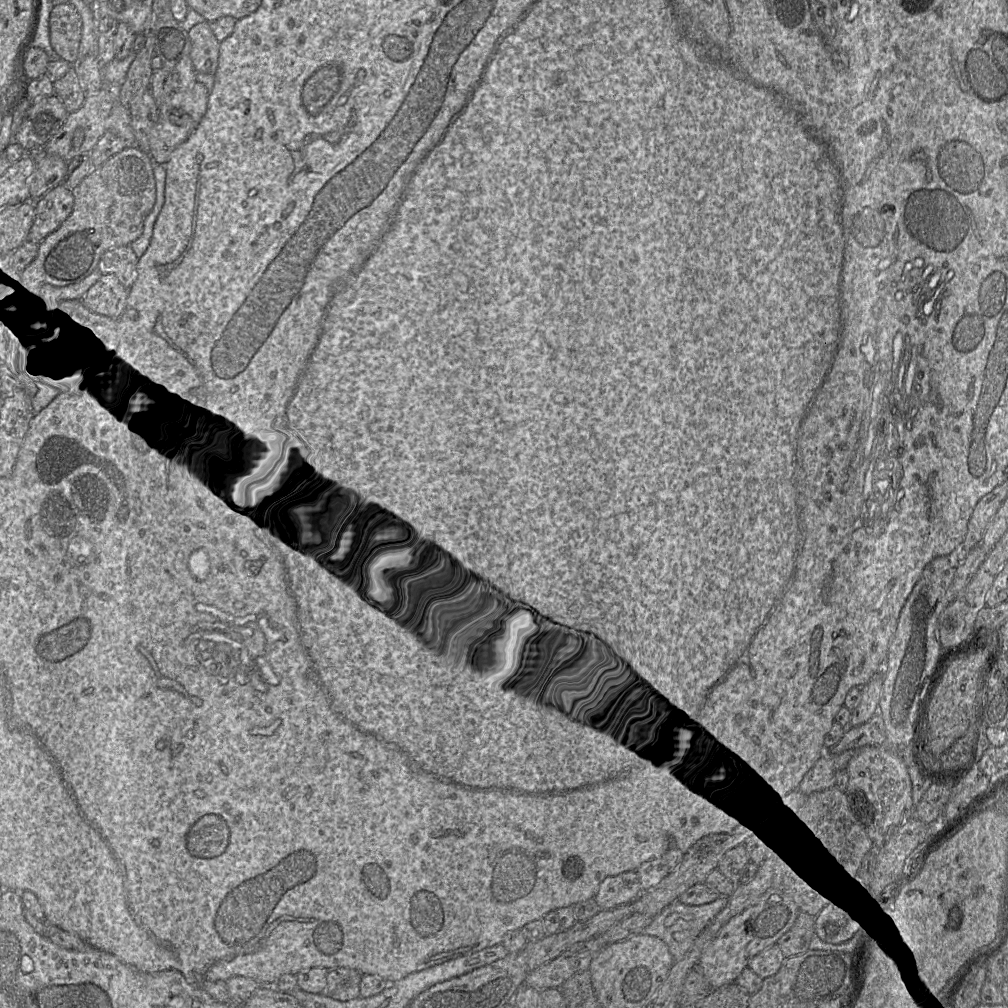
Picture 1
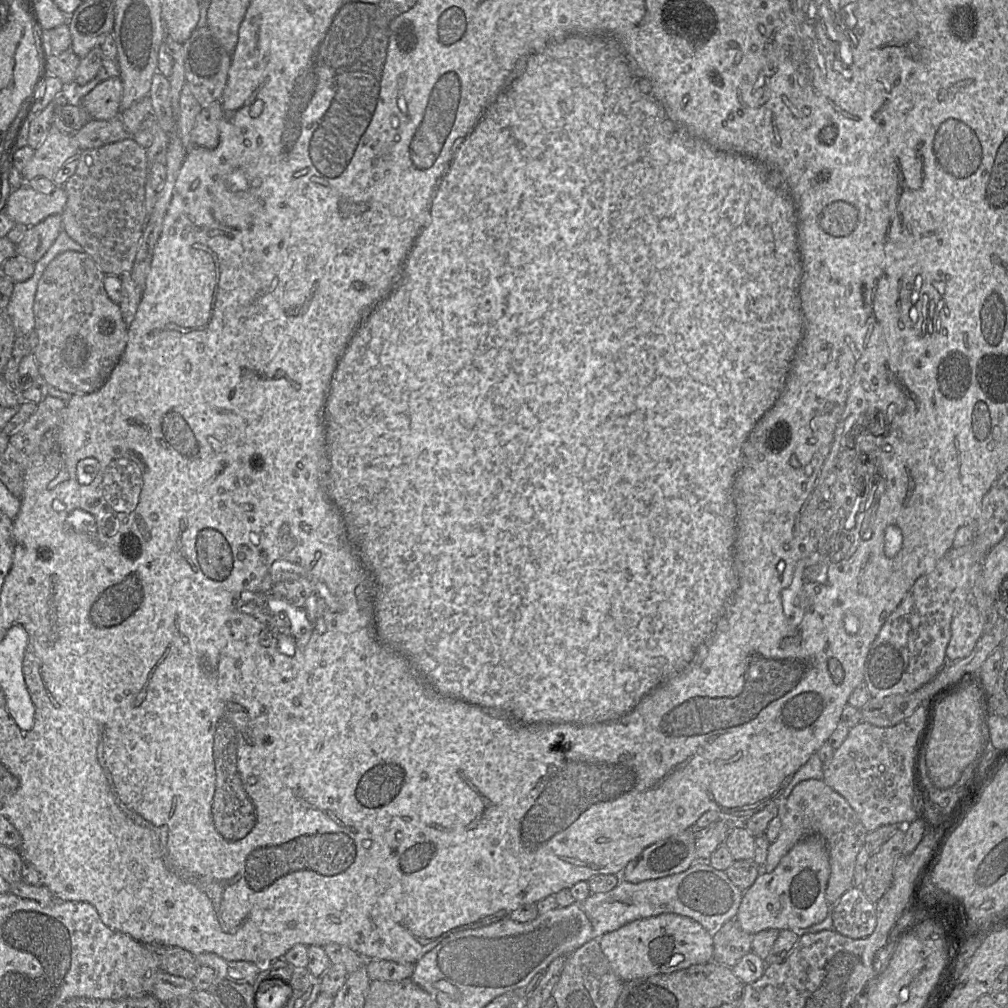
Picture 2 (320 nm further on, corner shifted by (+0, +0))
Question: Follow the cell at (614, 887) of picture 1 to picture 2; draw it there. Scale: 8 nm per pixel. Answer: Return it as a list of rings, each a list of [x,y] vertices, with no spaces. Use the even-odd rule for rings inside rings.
[[[687,829],[646,847],[626,865],[620,877],[639,883],[681,873],[696,861],[694,829]]]

